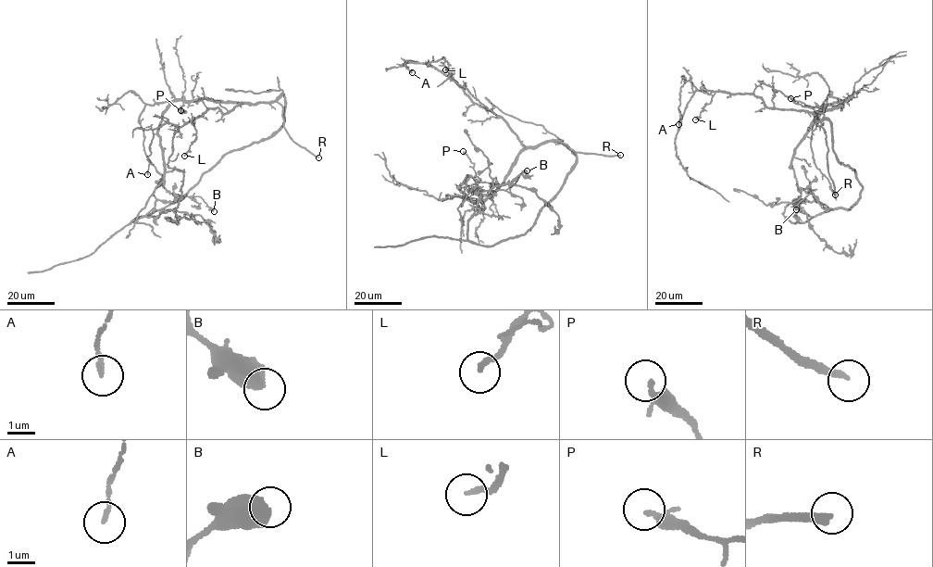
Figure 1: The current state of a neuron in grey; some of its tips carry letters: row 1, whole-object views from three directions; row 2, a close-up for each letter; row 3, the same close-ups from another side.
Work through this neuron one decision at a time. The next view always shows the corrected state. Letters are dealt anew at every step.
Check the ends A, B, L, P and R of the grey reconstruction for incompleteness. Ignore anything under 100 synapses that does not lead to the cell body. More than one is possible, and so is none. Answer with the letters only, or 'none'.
R

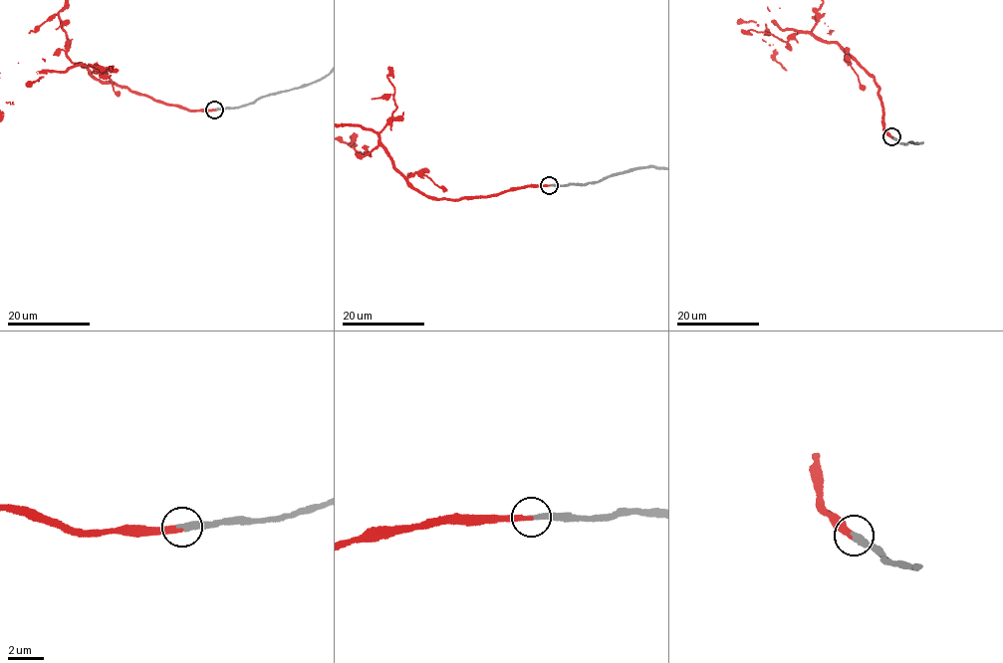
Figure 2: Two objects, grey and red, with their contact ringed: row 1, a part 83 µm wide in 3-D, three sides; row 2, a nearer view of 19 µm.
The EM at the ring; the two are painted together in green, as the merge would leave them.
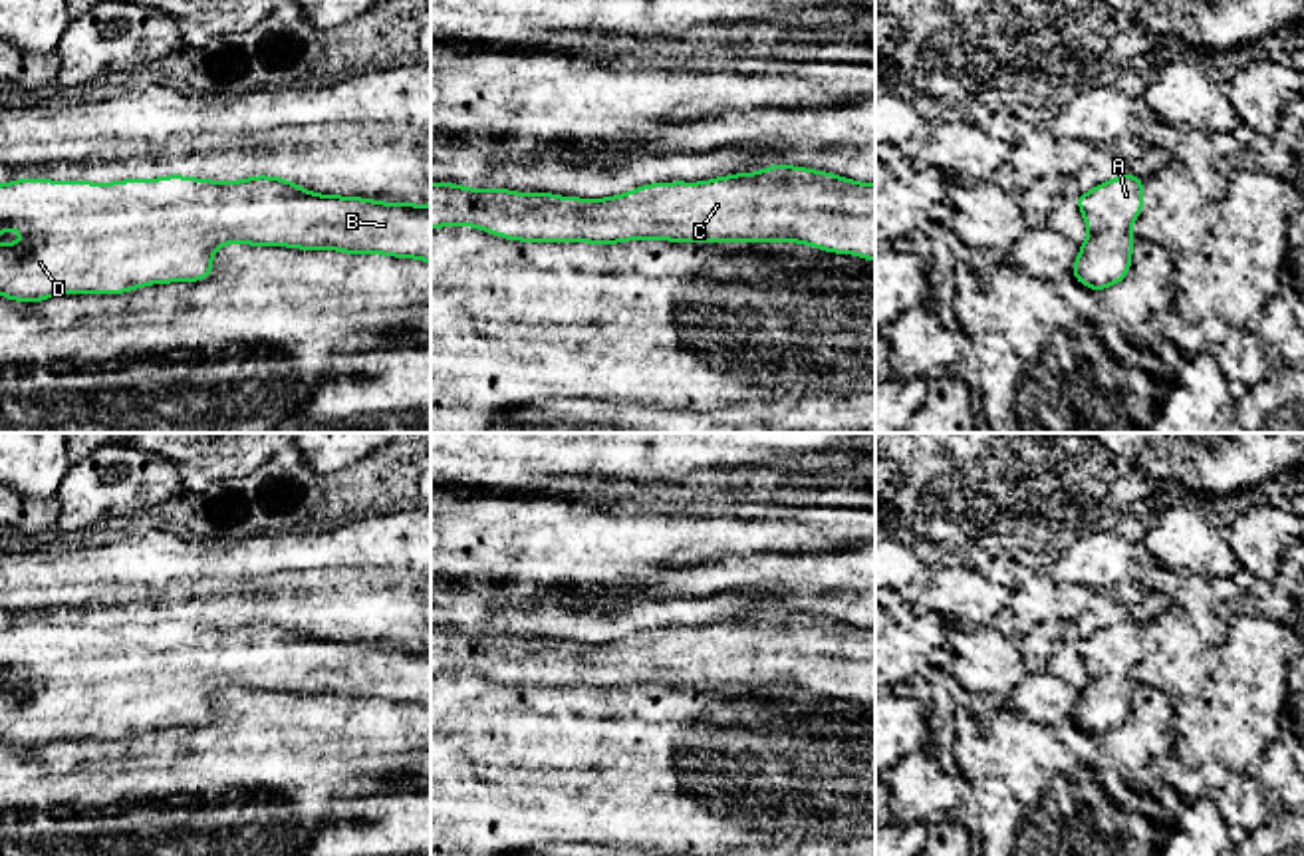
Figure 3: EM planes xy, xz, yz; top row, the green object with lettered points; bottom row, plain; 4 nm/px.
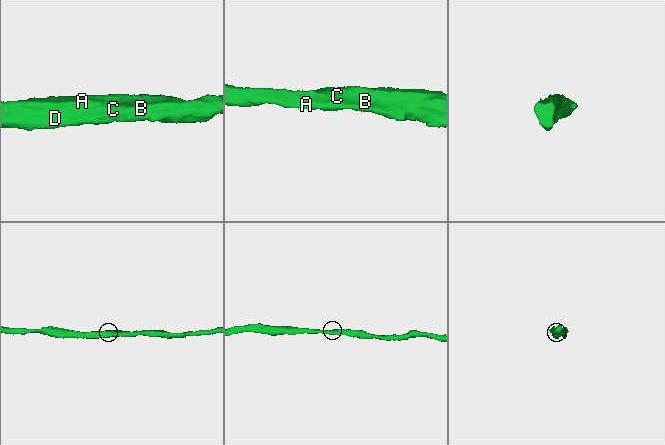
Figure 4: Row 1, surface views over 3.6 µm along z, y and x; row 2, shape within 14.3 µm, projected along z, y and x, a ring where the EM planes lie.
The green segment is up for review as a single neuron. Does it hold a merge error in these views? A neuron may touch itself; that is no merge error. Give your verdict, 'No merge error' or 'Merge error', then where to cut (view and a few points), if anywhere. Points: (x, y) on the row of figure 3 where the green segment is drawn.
No merge error. No split

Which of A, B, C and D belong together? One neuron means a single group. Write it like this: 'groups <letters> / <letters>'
groups A B C D

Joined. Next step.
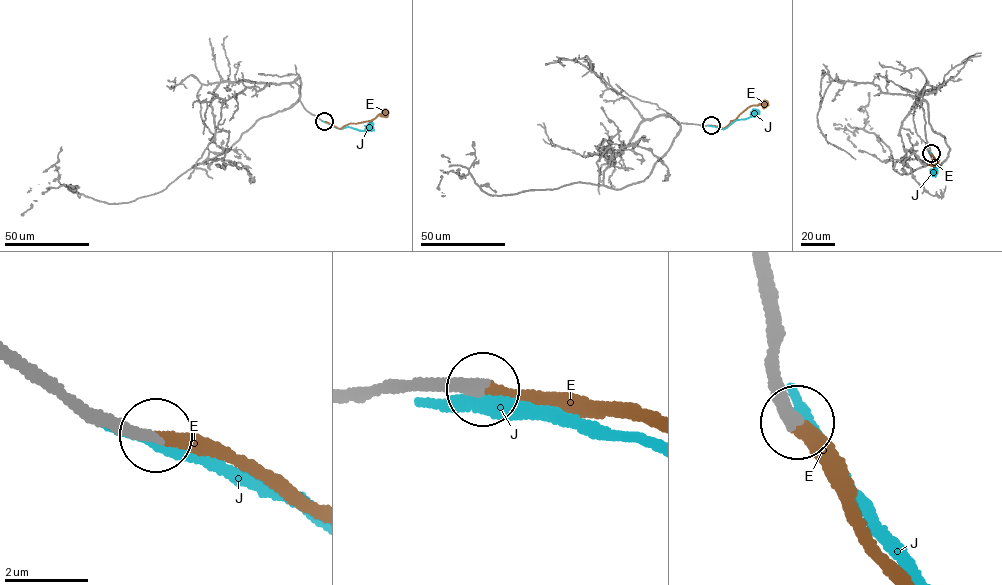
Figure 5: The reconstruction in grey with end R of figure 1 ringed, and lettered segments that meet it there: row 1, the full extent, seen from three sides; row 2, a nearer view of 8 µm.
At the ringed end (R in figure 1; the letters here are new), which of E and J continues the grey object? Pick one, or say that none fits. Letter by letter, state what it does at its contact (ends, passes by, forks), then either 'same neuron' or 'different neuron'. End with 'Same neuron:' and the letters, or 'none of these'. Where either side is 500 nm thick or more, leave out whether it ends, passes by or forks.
E: it ends there; same neuron
J: it ends there; different neuron
Same neuron: E

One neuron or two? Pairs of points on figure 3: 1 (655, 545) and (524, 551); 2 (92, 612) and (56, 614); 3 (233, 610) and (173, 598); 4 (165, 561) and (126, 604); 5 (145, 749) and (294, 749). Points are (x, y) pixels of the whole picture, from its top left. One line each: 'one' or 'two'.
1: one
2: one
3: one
4: two
5: one

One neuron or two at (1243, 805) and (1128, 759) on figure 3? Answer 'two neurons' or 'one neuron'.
two neurons

